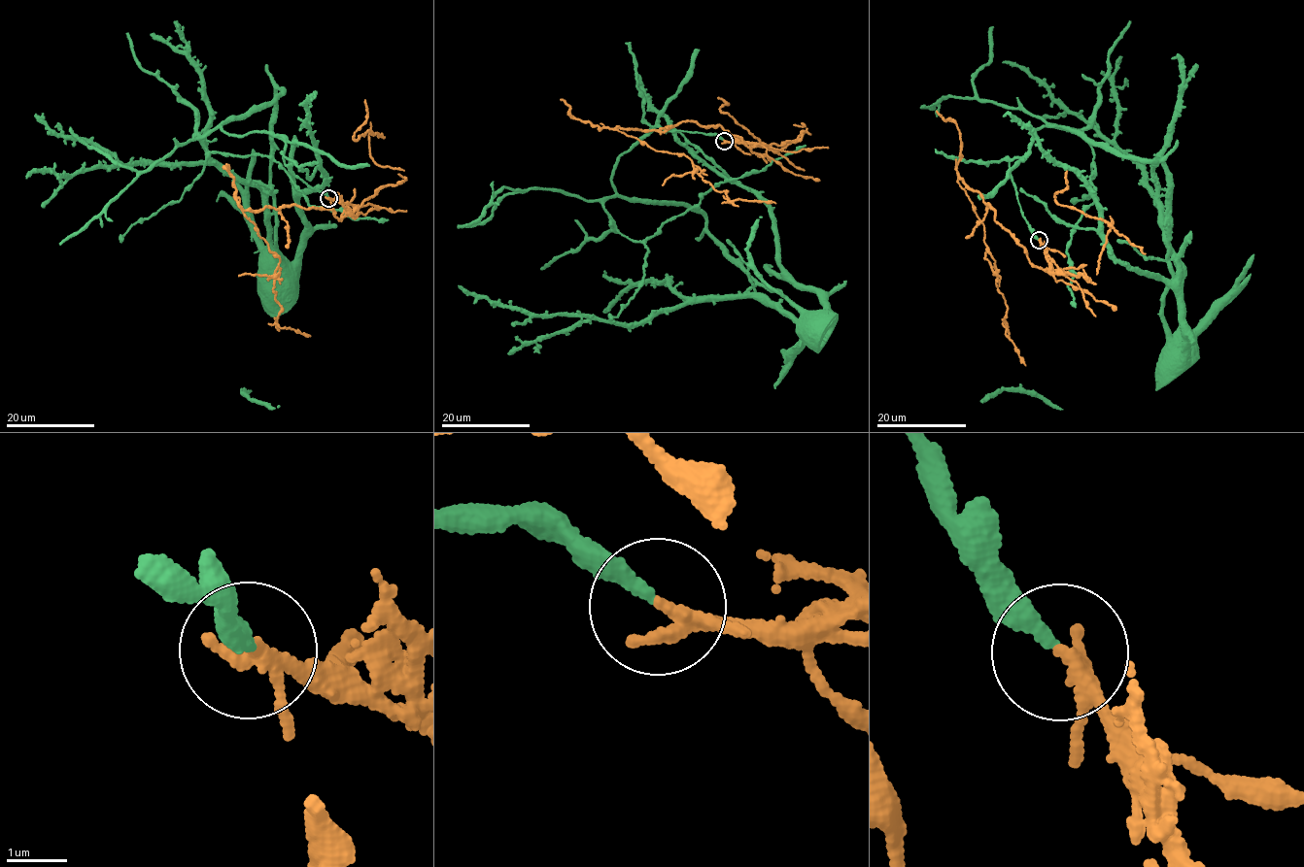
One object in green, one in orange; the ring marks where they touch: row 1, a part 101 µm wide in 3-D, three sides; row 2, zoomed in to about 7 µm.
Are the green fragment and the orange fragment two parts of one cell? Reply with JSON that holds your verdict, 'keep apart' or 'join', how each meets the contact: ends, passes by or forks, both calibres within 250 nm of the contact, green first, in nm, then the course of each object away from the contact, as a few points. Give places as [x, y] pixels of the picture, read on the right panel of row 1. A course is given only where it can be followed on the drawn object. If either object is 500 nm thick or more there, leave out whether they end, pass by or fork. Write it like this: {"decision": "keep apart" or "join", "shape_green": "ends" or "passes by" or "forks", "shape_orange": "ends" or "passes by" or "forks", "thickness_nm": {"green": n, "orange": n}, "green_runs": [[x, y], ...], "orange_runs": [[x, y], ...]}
{"decision": "keep apart", "shape_green": "ends", "shape_orange": "forks", "thickness_nm": {"green": 280, "orange": 170}, "green_runs": [[1039, 240], [1010, 160], [1027, 154], [1029, 132], [1056, 125], [1162, 162], [1166, 349]], "orange_runs": [[1039, 240], [1047, 271], [1036, 267], [958, 177], [993, 258], [1006, 334], [1026, 365]]}

